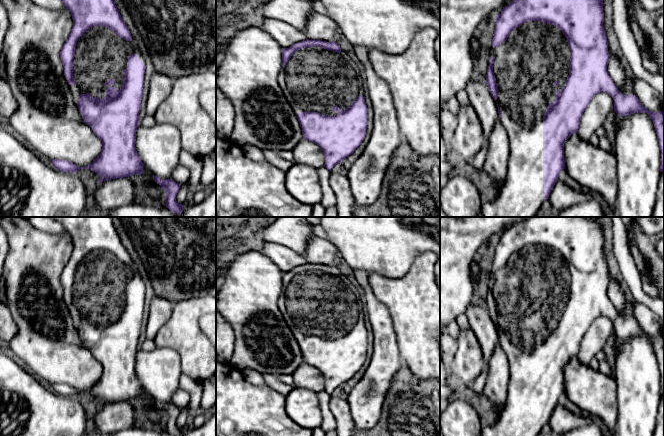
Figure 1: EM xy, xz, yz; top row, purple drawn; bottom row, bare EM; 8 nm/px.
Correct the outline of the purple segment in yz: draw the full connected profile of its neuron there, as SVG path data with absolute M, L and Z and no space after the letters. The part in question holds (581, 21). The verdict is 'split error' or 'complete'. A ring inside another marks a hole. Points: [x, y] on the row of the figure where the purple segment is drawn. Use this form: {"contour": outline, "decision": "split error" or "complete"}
{"contour": "M512 0L496 15L493 56L489 59L486 83L497 102L500 123L508 133L510 152L504 187L493 201L482 203L483 217L536 217L559 173L565 169L564 143L578 132L583 112L600 92L612 96L614 111L620 116L633 113L650 116L661 151L660 172L664 171L664 113L649 111L635 95L623 95L611 79L607 71L610 55L603 27L603 4L603 0Z", "decision": "split error"}

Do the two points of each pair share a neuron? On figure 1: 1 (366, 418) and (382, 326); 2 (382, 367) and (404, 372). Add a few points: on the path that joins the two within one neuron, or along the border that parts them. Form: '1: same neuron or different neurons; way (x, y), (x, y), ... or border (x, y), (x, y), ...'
1: same neuron; way (370, 395), (382, 369), (382, 349)
2: different neurons; border (403, 363), (387, 391)

